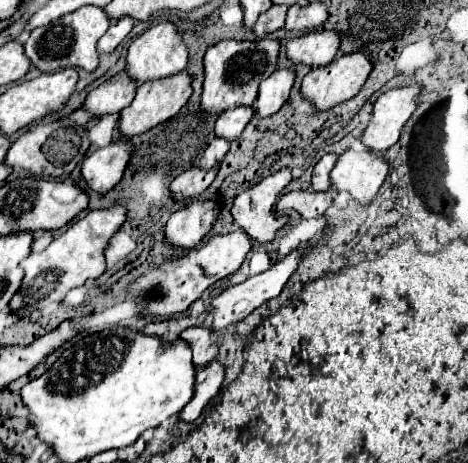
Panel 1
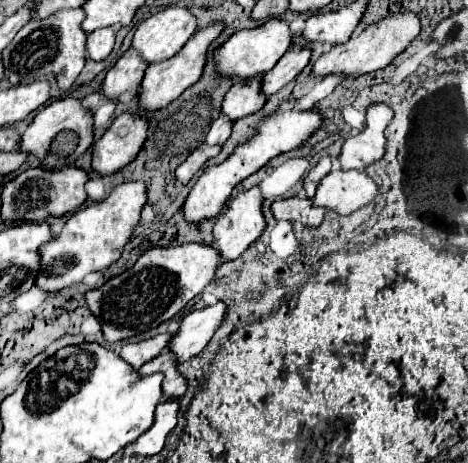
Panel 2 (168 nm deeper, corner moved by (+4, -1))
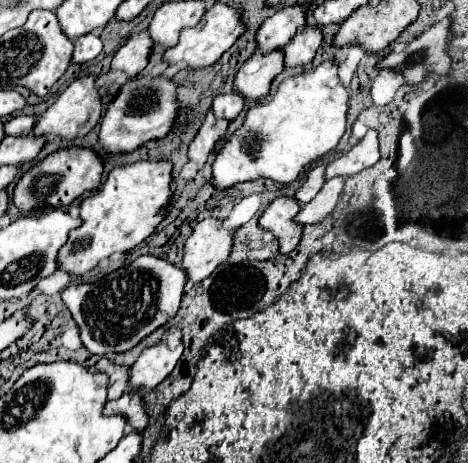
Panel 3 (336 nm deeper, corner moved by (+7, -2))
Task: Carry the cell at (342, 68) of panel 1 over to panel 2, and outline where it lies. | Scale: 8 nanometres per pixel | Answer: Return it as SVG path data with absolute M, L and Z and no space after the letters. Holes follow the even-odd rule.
M397 13L391 17L385 17L377 25L365 27L361 33L353 33L351 39L345 45L331 47L329 53L323 53L313 63L313 75L315 77L327 77L327 75L343 75L343 77L359 77L377 69L385 69L395 55L399 55L415 37L419 35L419 17L415 13Z

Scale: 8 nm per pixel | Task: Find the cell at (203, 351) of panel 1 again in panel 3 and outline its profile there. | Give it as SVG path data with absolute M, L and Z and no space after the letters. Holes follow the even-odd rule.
M138 392L124 394L118 400L108 402L108 406L104 408L104 416L114 416L114 414L120 414L128 422L128 426L136 432L144 432L148 424L148 414L144 410L144 402Z

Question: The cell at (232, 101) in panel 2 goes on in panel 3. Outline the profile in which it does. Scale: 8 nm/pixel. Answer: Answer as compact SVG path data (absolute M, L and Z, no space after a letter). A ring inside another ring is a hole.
M254 52L238 70L234 86L248 100L258 100L268 94L272 80L284 70L284 52Z

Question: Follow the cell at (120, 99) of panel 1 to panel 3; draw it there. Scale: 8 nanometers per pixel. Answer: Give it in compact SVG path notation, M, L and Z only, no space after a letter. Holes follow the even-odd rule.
M148 30L130 34L130 38L126 40L124 46L120 46L120 50L114 54L112 58L112 68L114 70L124 70L128 78L138 76L150 58L152 52L152 38Z

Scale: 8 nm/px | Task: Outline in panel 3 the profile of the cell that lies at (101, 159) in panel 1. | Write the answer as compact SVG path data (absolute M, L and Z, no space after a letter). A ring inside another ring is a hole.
M138 74L136 78L120 86L116 98L106 108L100 128L100 146L104 148L106 154L132 152L142 144L146 144L148 140L158 140L170 134L170 130L178 120L178 112L180 112L180 104L178 104L174 80L166 76Z

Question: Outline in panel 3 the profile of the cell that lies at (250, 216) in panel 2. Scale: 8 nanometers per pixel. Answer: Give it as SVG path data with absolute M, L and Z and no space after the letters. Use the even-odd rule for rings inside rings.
M206 218L194 228L184 244L184 256L180 264L188 276L188 282L202 282L230 256L232 236L234 234L216 218Z

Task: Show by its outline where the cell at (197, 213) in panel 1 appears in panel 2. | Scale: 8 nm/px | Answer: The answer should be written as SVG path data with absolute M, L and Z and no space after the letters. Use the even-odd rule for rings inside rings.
M281 103L279 111L275 111L271 117L267 117L261 123L261 127L257 129L257 133L247 143L239 145L229 159L225 159L221 165L205 169L205 173L197 179L187 201L181 207L183 219L189 225L195 225L205 219L219 217L225 207L225 201L229 199L229 195L237 183L241 183L245 177L257 173L269 159L277 157L279 153L297 149L315 129L319 129L319 125L321 125L321 115L317 111L295 111L293 103Z

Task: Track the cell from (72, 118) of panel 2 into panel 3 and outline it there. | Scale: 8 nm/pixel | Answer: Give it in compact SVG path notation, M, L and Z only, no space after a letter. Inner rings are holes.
M88 74L88 76L78 76L62 94L60 98L38 118L36 128L32 130L36 136L46 136L50 132L54 132L56 136L64 138L64 140L74 140L78 136L88 134L102 112L102 104L100 104L100 94L96 88L96 76Z

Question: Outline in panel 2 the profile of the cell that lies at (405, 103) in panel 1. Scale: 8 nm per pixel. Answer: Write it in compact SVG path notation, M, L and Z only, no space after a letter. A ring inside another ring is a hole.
M373 103L367 109L365 129L349 137L341 147L341 169L363 169L385 155L385 129L393 119L393 111L385 103Z

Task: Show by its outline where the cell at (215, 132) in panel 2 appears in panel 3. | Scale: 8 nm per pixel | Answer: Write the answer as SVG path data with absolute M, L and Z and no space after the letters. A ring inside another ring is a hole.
M228 92L228 94L218 94L212 102L212 110L220 116L220 118L226 118L226 120L234 120L240 110L244 108L246 104L246 98L240 96L238 92Z

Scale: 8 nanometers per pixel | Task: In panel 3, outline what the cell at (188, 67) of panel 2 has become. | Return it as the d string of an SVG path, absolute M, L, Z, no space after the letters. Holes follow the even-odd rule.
M214 2L214 6L202 16L202 20L194 28L186 28L186 32L180 34L180 42L174 48L168 48L164 56L170 64L186 60L188 66L202 68L202 66L214 64L238 40L238 36L244 30L246 30L246 24L242 20L242 10L224 2Z

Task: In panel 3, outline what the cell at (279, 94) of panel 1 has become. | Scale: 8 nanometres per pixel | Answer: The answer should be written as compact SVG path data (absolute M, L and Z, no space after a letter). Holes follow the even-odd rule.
M304 26L286 46L284 46L284 66L308 64L322 44L320 26Z

